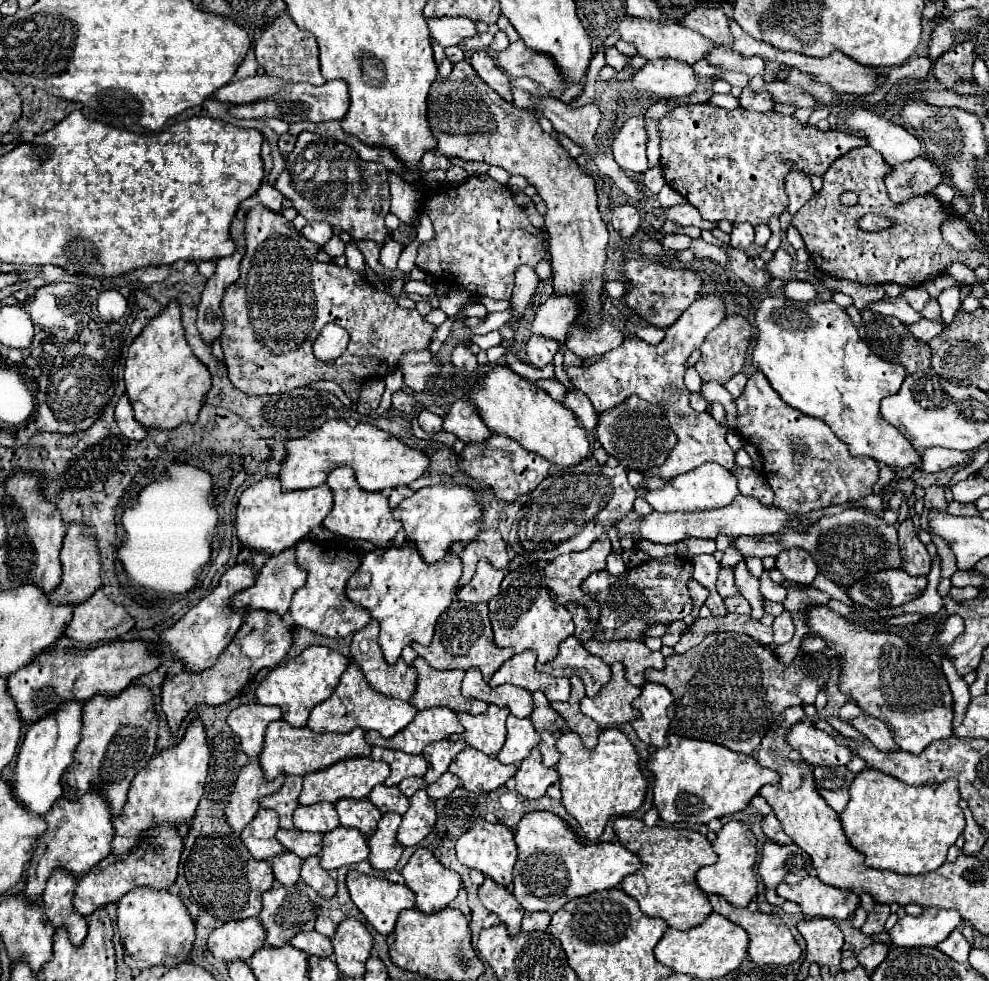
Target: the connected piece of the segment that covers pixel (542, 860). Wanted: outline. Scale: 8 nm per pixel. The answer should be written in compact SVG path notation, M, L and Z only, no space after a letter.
M533 811L523 815L515 829L519 857L513 871L513 895L525 911L547 911L553 915L575 897L595 891L613 889L623 877L635 873L641 861L621 843L583 845L577 841L565 821L549 811Z

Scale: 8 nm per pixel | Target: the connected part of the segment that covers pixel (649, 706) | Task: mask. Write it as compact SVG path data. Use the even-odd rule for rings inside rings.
M645 683L641 695L633 701L633 707L641 711L641 717L631 723L637 737L643 743L651 747L667 745L667 731L669 731L667 707L671 703L673 699L667 687L657 685L657 683Z

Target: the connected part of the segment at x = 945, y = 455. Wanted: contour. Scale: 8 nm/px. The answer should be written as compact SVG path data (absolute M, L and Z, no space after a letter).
M927 449L923 453L921 469L927 473L939 473L951 467L967 467L971 455L965 451L951 451L951 449Z

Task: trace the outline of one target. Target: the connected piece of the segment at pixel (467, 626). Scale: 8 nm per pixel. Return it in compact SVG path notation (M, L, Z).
M455 599L443 615L439 615L437 625L435 625L435 635L431 645L413 645L415 653L421 655L431 667L435 669L471 669L477 667L485 679L489 679L507 659L513 657L513 649L501 649L493 647L493 631L491 631L491 621L487 615L487 605L485 603L463 603Z

